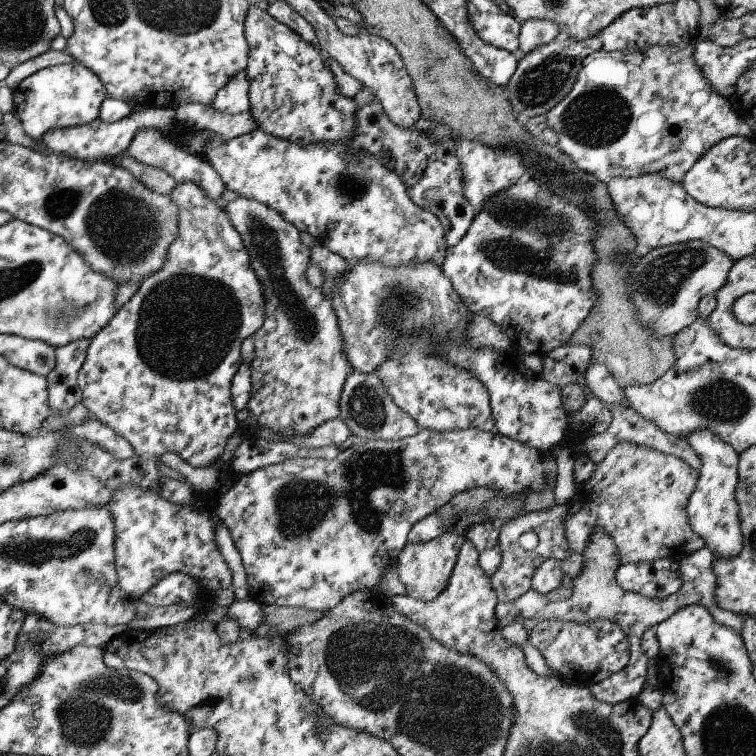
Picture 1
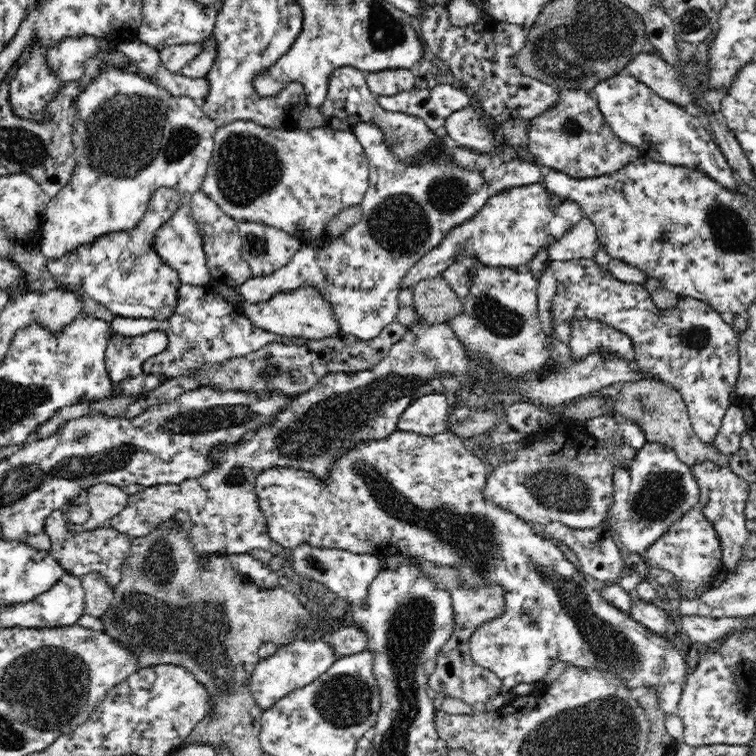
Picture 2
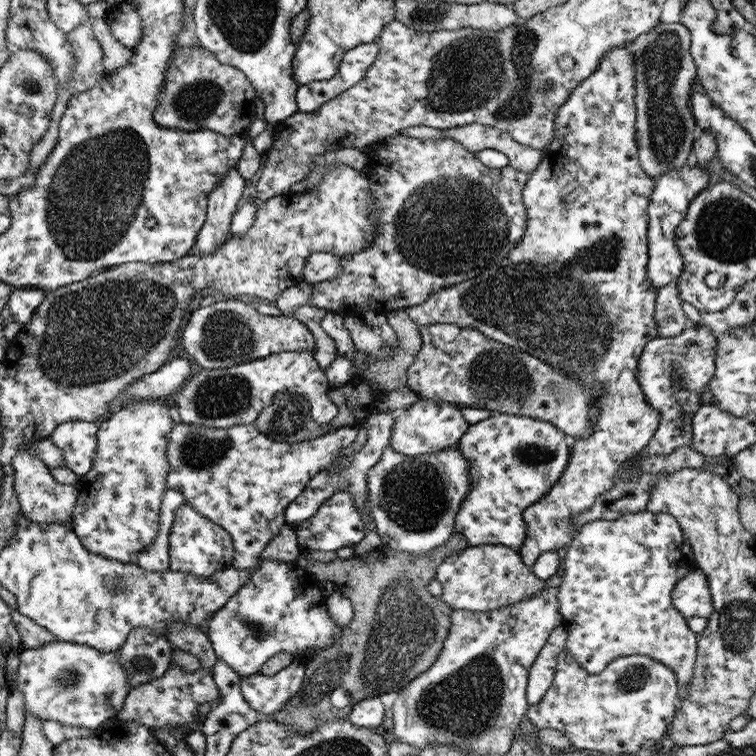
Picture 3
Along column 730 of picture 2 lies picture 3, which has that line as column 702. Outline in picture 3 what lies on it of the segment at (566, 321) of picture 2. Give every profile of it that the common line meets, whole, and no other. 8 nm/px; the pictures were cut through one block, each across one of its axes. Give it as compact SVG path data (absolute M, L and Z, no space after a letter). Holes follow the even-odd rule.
M687 324L677 336L671 338L655 337L644 344L639 362L637 362L636 381L641 392L644 393L644 401L659 413L659 424L647 444L634 456L631 455L630 458L669 454L673 449L691 444L692 428L690 420L697 408L703 405L699 394L706 389L707 381L715 370L715 345L715 337L707 327L703 327L703 325L692 326L692 324ZM675 377L679 377L682 382L674 382Z

